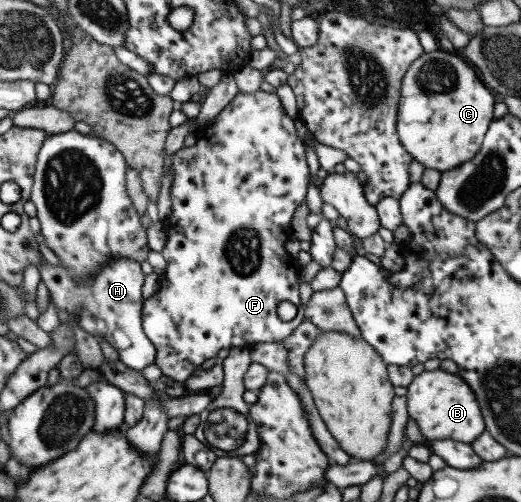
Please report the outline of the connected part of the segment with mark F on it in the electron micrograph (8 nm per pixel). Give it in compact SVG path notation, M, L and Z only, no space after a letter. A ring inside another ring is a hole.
M239 92L233 100L221 110L215 121L204 130L199 131L196 144L184 146L182 150L173 156L172 182L171 182L171 213L163 220L165 233L167 234L167 244L161 254L167 261L167 267L161 276L161 285L157 292L151 297L144 299L142 327L144 333L157 349L155 364L161 368L163 375L174 381L184 383L195 371L200 370L200 366L207 365L217 360L217 352L221 348L237 348L250 346L255 342L277 342L281 343L293 330L304 320L304 305L300 298L300 286L298 279L302 267L297 258L291 257L285 249L285 243L294 237L291 220L301 202L307 198L307 190L310 184L310 170L307 164L307 154L304 142L299 140L295 120L287 115L281 100L277 94L271 92L258 92L253 94L242 94ZM280 302L291 302L297 307L296 316L290 321L283 321L277 314L277 306Z

